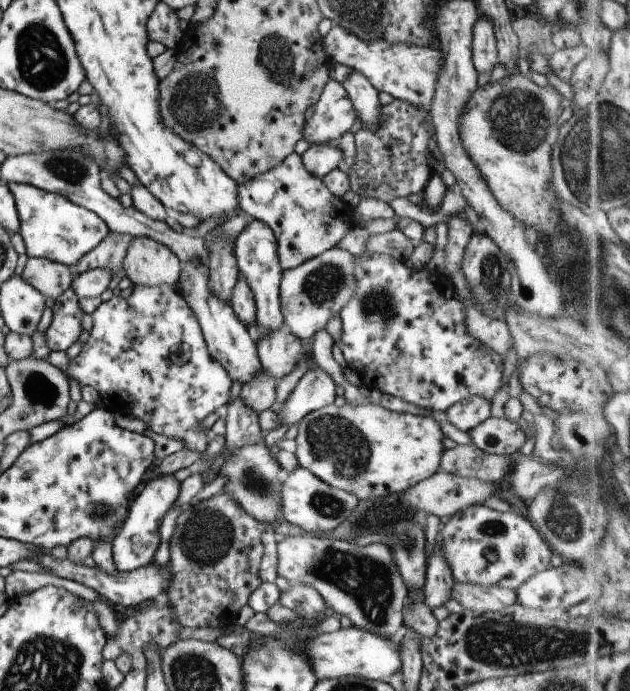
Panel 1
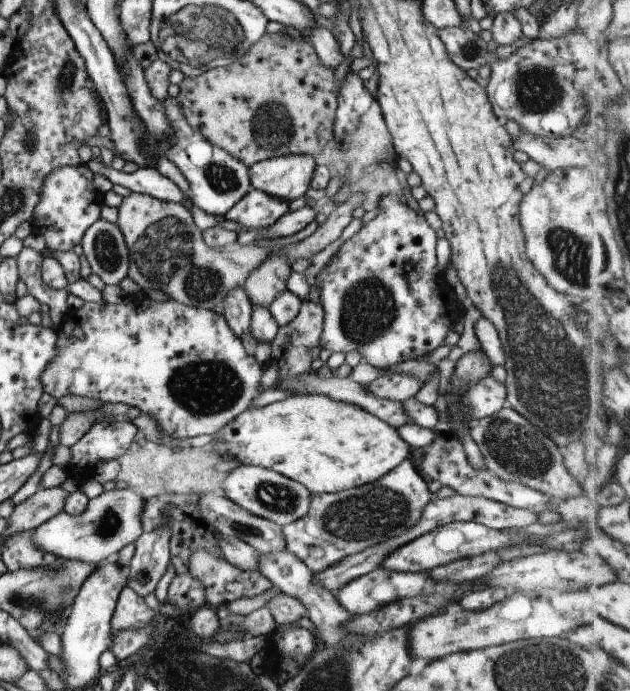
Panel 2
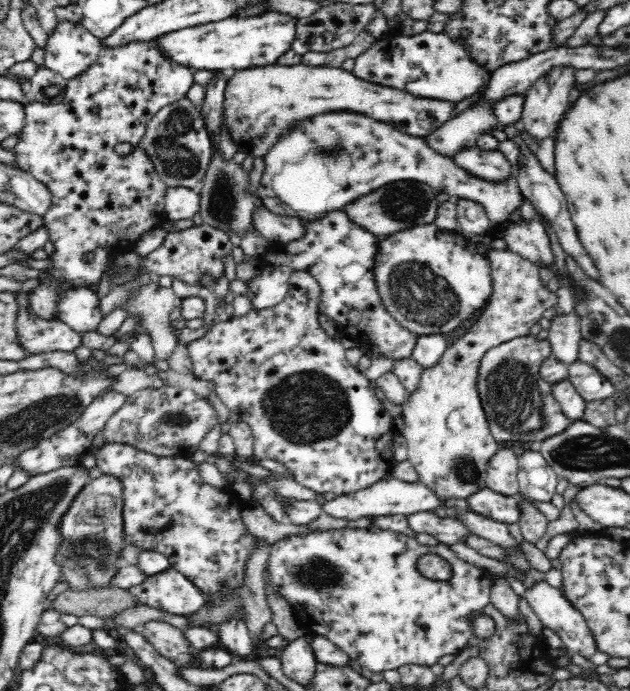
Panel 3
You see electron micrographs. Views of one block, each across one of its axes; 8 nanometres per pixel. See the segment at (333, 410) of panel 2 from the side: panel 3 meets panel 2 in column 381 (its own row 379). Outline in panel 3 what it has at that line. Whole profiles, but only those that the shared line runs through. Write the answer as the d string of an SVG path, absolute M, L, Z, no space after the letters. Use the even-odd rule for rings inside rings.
M492 249L486 255L492 277L492 296L482 309L480 317L469 330L446 347L442 358L430 368L423 368L419 383L403 404L400 416L404 419L404 430L400 432L406 439L407 460L418 473L418 480L445 502L449 499L465 499L476 491L486 488L485 478L490 458L498 452L498 441L489 427L482 399L478 393L478 368L482 356L491 348L508 342L518 335L528 335L530 328L542 317L542 312L556 306L556 292L543 285L538 275L539 266L522 258L510 249Z

